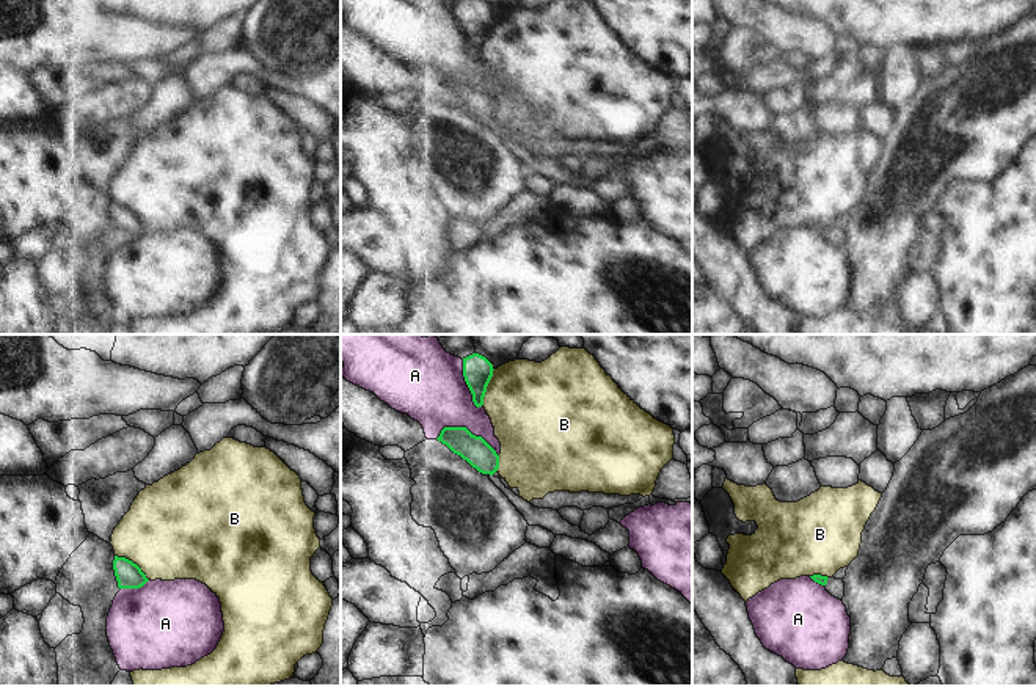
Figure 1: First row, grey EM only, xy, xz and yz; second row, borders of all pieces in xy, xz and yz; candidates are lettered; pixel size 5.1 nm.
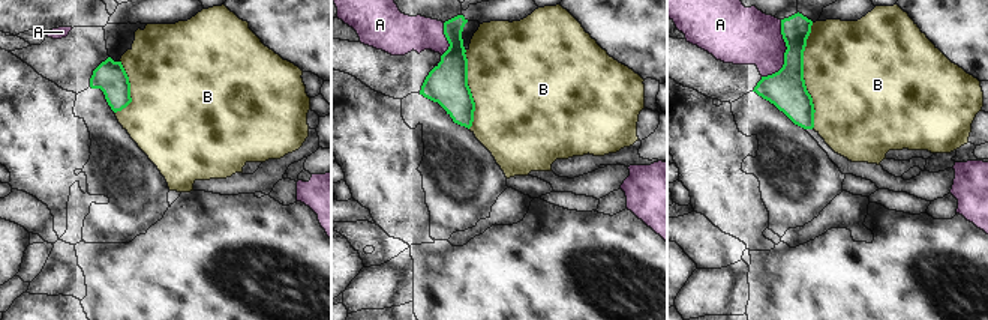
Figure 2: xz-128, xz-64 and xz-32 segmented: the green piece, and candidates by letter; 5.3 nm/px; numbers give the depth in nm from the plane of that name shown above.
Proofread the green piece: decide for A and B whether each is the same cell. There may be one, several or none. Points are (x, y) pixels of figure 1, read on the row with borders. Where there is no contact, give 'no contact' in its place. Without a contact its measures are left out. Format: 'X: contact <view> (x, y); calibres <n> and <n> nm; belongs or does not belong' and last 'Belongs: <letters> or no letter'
A: contact xz (465, 427); calibres 150 and 340 nm; does not belong
B: contact xy (132, 562); calibres 140 and 480 nm; does not belong
Belongs: no letter

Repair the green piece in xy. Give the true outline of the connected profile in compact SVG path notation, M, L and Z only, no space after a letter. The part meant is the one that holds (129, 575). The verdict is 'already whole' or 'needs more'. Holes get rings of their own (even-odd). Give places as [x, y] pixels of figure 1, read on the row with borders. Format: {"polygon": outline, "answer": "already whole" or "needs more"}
{"polygon": "M115 556L113 570L119 589L140 589L149 581L141 568L126 557Z", "answer": "already whole"}

